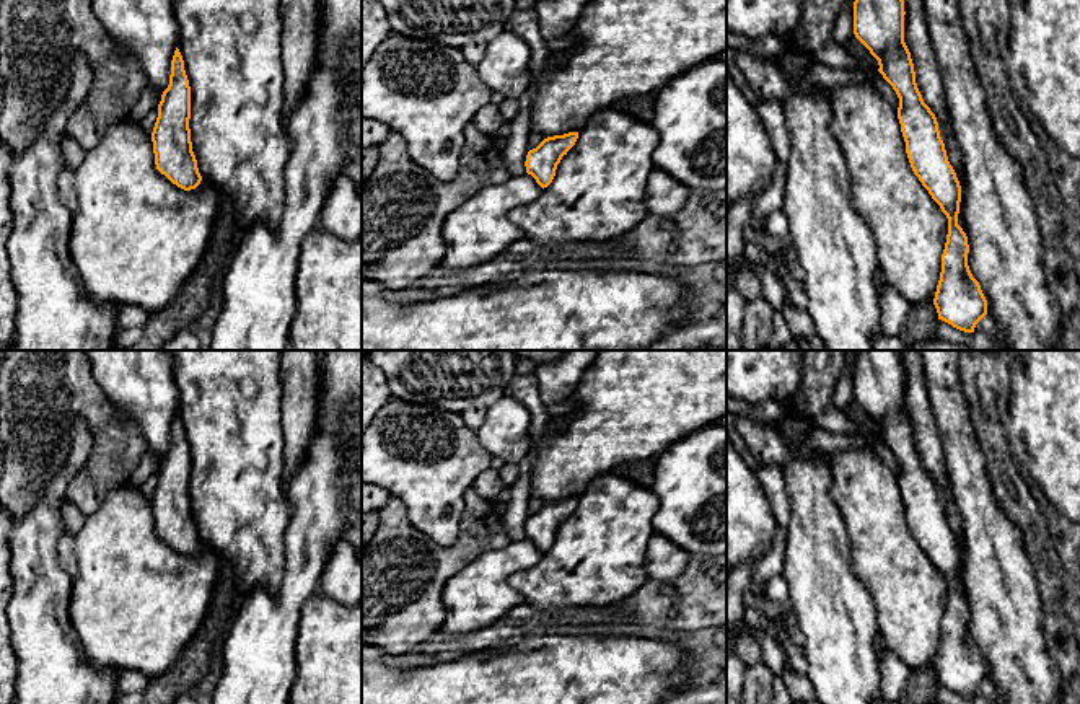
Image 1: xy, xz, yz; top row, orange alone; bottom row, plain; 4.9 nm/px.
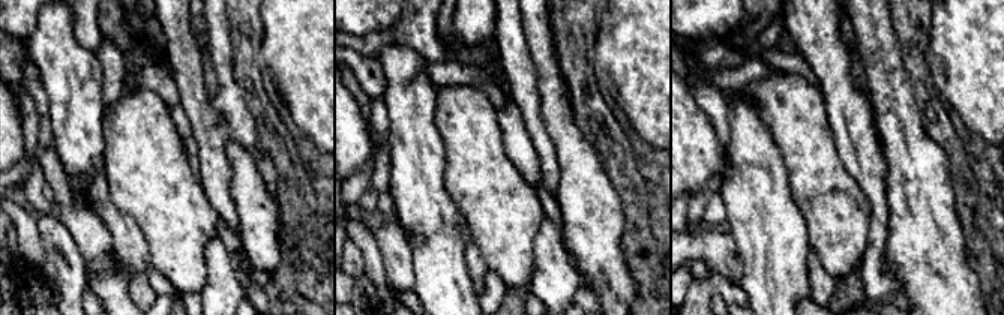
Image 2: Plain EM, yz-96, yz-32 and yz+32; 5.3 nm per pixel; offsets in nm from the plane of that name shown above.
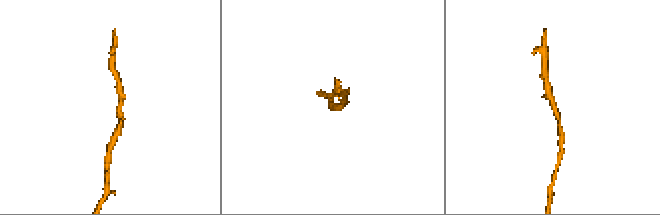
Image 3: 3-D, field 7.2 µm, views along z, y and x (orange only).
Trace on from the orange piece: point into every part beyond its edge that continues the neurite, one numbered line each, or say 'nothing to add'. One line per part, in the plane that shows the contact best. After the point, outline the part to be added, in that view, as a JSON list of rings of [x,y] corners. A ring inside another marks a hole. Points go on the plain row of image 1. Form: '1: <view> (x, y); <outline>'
nothing to add

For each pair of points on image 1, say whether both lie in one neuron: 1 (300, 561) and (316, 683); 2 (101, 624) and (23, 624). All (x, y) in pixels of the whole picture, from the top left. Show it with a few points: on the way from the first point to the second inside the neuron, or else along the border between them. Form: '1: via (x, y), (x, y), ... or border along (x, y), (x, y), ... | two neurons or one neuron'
1: border along (318, 589), (302, 608), (297, 639) | two neurons
2: border along (70, 587), (69, 618), (80, 649), (88, 660) | two neurons

